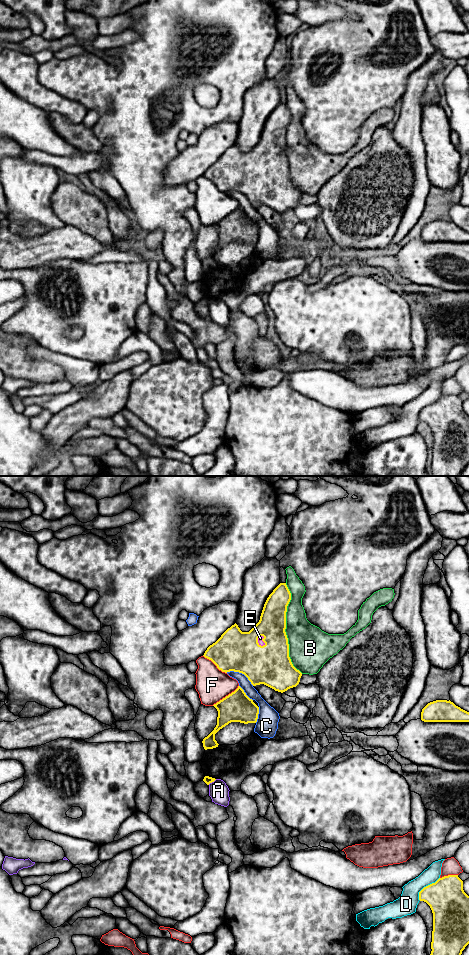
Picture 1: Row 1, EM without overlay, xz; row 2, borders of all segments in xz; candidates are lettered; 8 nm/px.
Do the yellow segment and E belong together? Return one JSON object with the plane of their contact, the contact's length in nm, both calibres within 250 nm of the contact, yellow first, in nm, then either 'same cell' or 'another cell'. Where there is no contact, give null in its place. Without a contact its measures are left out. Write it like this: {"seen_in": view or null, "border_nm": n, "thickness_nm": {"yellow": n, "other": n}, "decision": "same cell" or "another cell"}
{"seen_in": "xz", "border_nm": 100, "thickness_nm": {"yellow": 320, "other": 40}, "decision": "same cell"}

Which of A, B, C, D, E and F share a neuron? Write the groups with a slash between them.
A / B / C / D / E / F

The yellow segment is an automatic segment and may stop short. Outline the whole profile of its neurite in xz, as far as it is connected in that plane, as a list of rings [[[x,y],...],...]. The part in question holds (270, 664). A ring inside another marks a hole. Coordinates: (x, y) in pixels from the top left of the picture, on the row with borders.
[[[280,583],[267,598],[259,622],[249,632],[242,632],[235,623],[203,656],[222,672],[244,674],[253,686],[264,684],[281,693],[296,687],[302,673],[291,662],[285,632],[290,600],[286,583]]]

